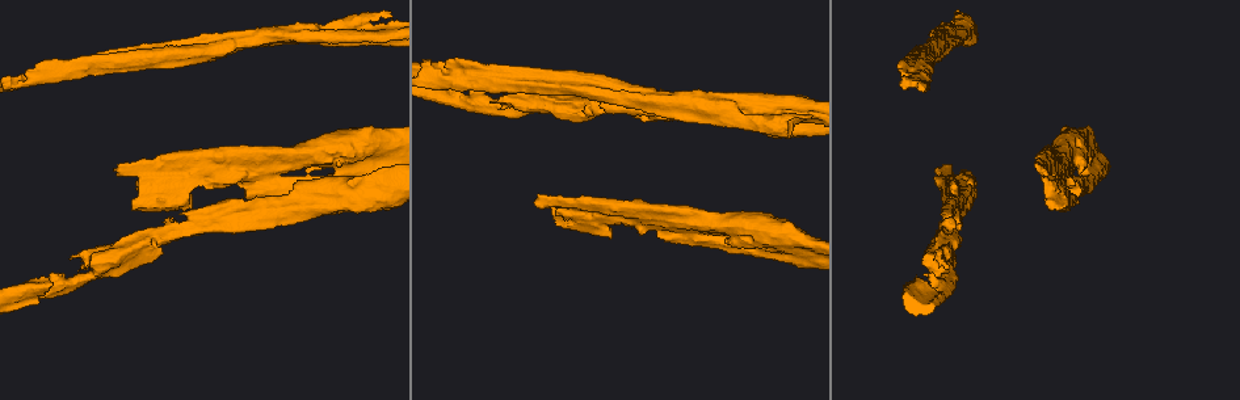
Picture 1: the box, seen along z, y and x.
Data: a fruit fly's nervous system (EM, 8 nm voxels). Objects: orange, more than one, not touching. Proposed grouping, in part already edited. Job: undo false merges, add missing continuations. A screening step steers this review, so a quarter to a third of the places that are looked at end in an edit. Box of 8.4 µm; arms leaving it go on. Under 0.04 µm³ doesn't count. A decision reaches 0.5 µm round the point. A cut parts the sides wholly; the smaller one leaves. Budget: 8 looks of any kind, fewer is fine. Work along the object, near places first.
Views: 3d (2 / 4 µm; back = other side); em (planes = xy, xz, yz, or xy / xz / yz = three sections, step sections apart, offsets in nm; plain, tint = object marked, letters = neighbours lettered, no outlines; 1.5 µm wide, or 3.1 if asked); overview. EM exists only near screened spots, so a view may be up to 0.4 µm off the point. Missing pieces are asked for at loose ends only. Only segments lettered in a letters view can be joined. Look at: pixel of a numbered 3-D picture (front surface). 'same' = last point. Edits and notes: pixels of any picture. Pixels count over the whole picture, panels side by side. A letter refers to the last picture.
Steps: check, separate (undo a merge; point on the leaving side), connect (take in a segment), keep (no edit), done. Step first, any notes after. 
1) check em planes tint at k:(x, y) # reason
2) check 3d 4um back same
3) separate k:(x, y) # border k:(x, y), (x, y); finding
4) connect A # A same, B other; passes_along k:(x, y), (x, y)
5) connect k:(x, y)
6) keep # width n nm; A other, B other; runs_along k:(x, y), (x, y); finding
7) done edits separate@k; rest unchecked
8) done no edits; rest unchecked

check 3d 4um at 1:(270, 156)

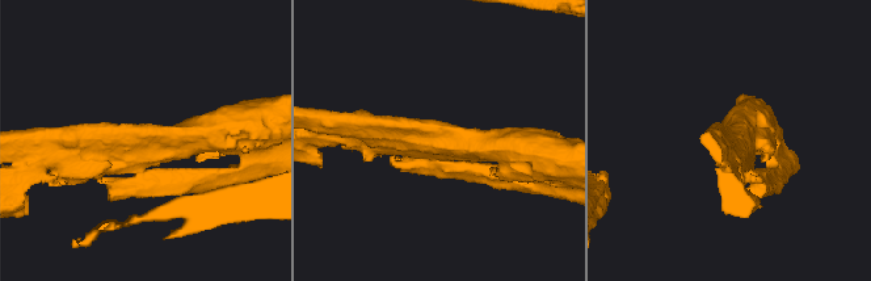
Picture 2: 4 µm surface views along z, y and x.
check em planes letters at 2:(739, 140) # now the EM

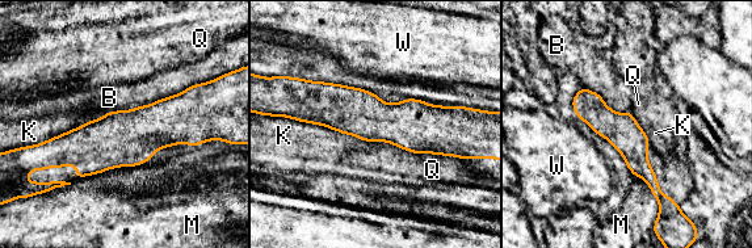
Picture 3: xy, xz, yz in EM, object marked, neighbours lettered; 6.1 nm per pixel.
keep # B other, K other, M other, Q other, W other; runs_along 3:(202, 120), (47, 146); one neuron here

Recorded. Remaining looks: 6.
check em planes letters at 1:(518, 105) # sudden change in width

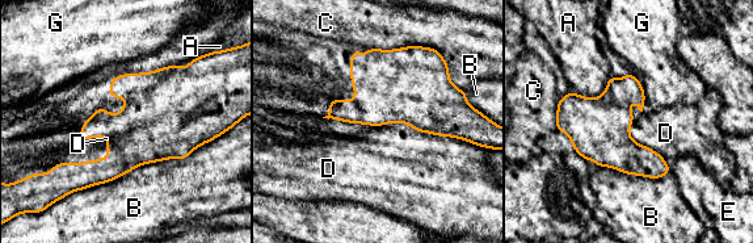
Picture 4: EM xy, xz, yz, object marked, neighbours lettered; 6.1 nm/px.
keep # width 300 nm; A other, B other, C other, D other, E other, G other; continuous, no second neuron

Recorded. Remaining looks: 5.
check 3d 4um at 1:(759, 96)

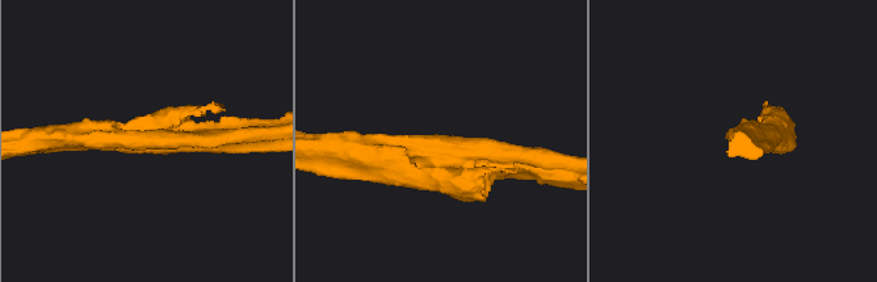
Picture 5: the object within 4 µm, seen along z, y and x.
check em planes plain at 5:(445, 139)

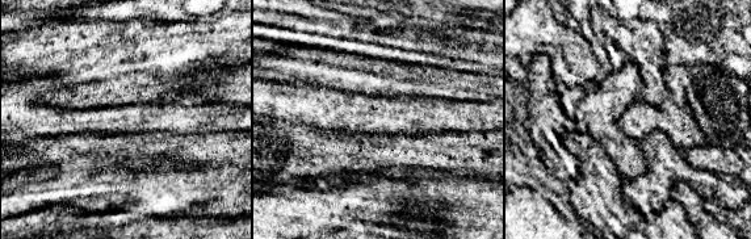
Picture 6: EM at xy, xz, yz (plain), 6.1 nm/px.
check em planes letters same # see the neighbours

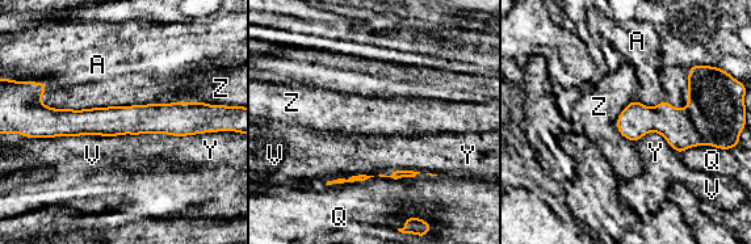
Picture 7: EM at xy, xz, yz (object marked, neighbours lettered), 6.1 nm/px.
keep # A other, Q other, V other, Y other, Z other; border 7:(633, 100), (617, 130), (636, 143); none of them fits

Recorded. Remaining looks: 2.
done no edits; rest unchecked

